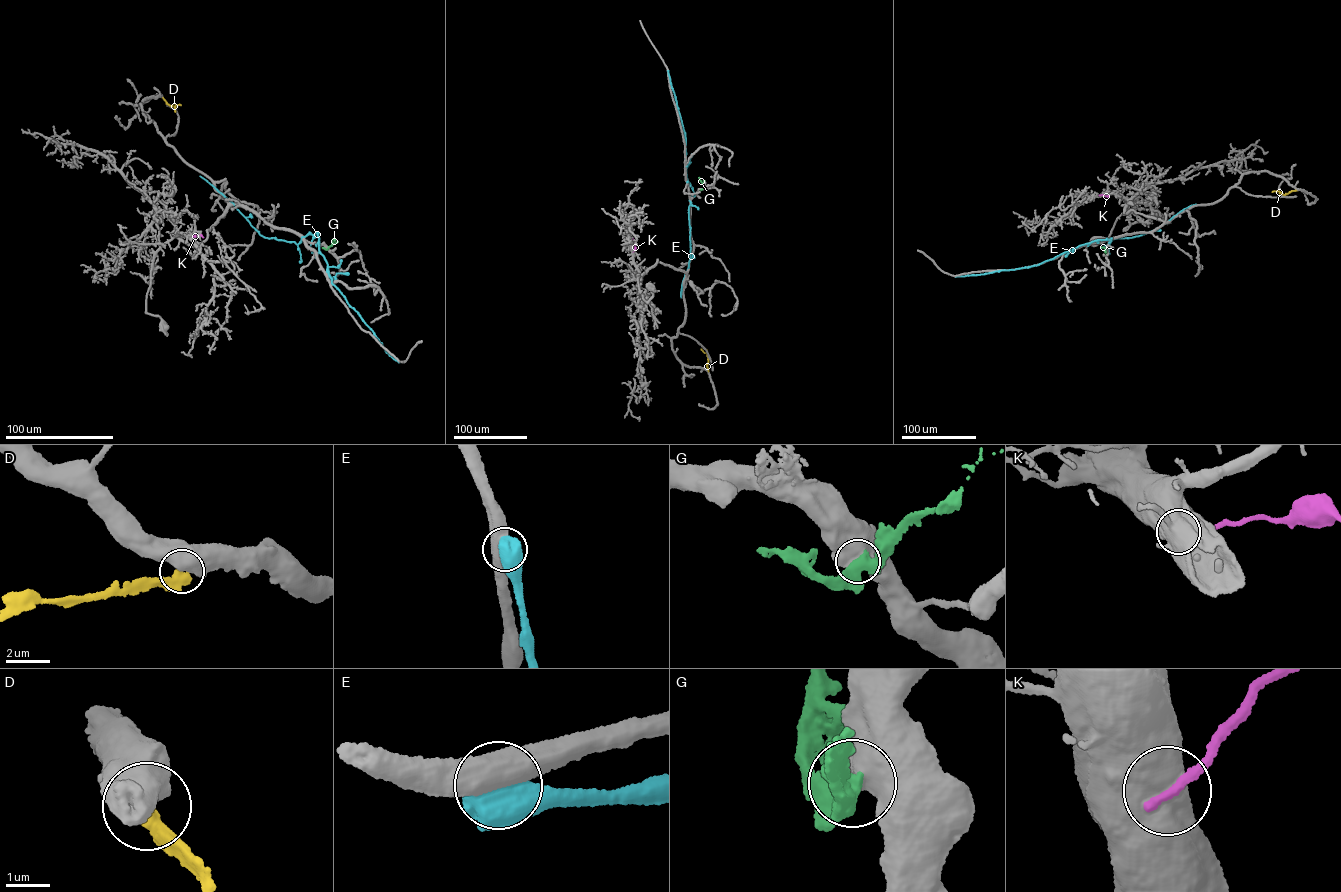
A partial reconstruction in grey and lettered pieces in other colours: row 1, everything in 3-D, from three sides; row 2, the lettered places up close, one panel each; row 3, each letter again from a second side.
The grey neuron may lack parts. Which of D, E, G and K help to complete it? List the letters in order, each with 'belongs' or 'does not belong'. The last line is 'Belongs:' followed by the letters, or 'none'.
D: does not belong
E: does not belong
G: does not belong
K: does not belong
Belongs: none

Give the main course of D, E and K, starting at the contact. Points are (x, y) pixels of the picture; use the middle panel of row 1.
D: (708, 371), (708, 358), (701, 349)
E: (668, 70), (685, 134), (686, 178), (694, 194), (689, 200), (690, 259), (681, 297)
K: (632, 252), (633, 238)

